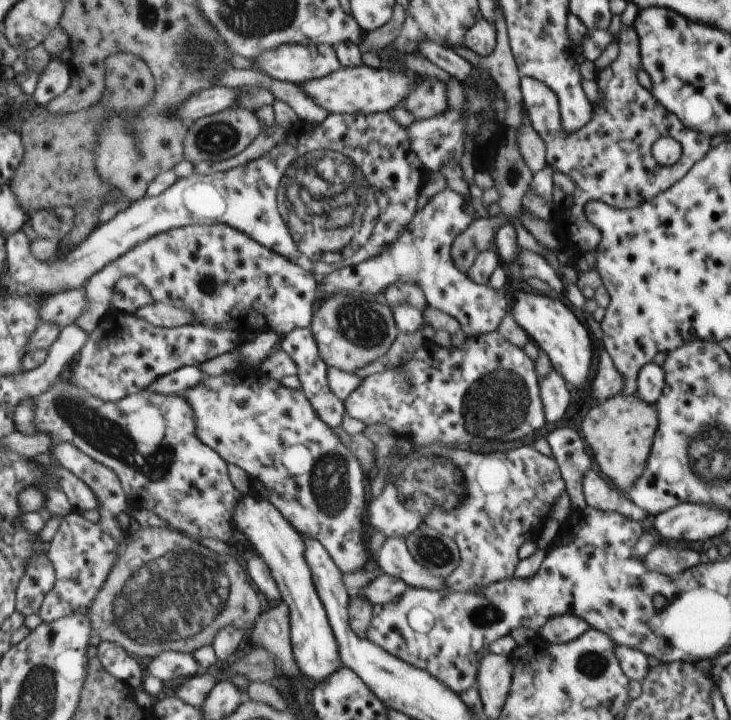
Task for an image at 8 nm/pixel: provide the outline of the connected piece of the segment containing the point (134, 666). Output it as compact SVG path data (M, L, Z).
M102 641L97 646L97 657L104 667L118 680L125 682L132 690L143 686L144 672L136 657L130 656L122 647L112 641Z

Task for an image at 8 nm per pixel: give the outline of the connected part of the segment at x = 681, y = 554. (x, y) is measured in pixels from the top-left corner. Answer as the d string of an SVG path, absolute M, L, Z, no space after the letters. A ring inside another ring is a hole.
M669 544L654 546L644 556L644 566L665 575L677 575L704 560L703 552L694 549L673 549Z

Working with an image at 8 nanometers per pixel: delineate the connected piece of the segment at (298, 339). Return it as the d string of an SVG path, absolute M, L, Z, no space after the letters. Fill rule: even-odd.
M300 327L291 330L287 335L283 335L280 340L280 348L297 364L297 376L302 385L302 391L310 401L314 412L318 418L327 424L331 429L340 427L344 418L344 403L333 394L327 381L328 366L321 357L316 339L312 334L311 327Z

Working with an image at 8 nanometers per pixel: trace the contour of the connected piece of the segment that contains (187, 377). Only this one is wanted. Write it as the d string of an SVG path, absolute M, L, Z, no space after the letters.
M185 366L170 372L168 375L161 376L160 379L145 389L148 392L161 395L181 395L200 383L204 376L199 366Z

